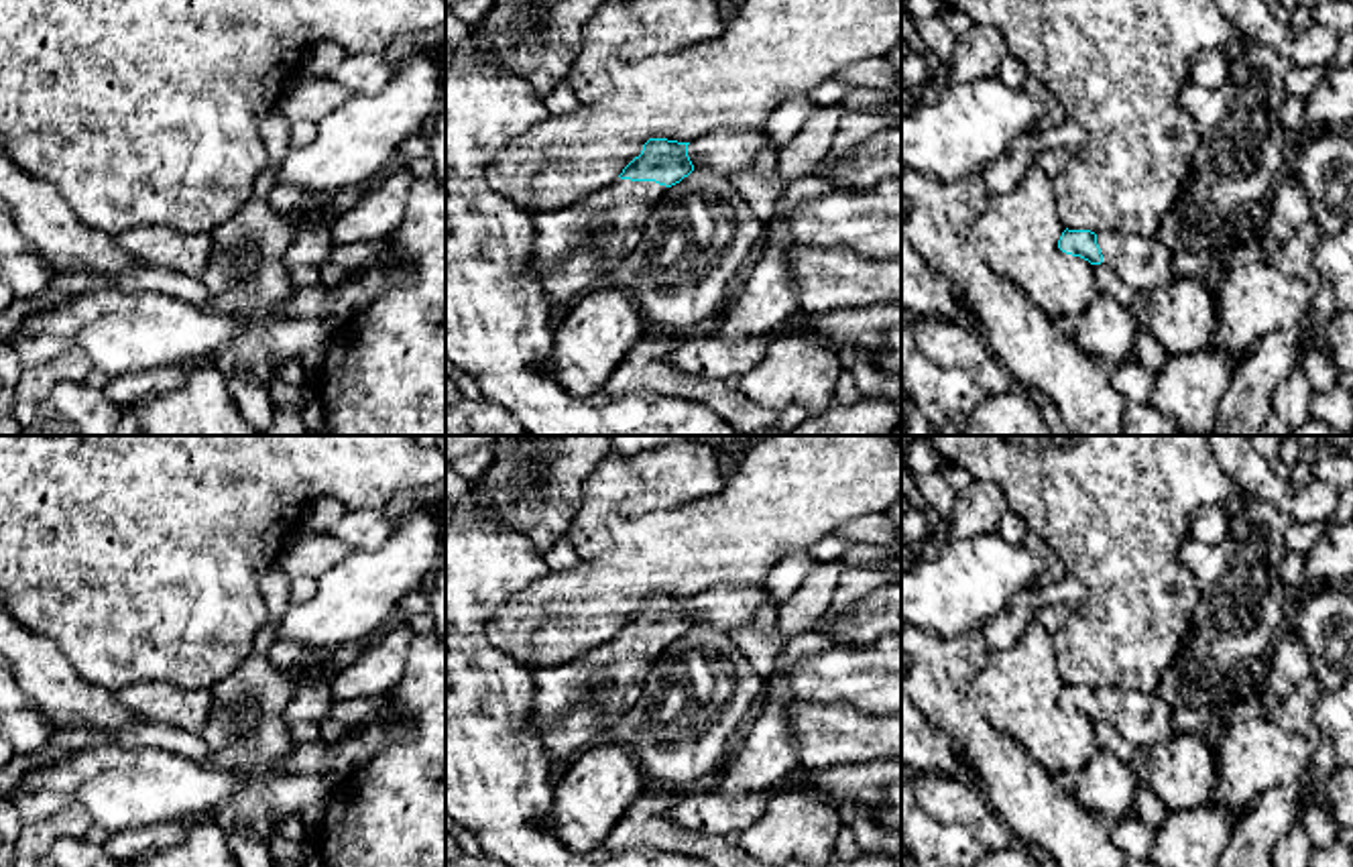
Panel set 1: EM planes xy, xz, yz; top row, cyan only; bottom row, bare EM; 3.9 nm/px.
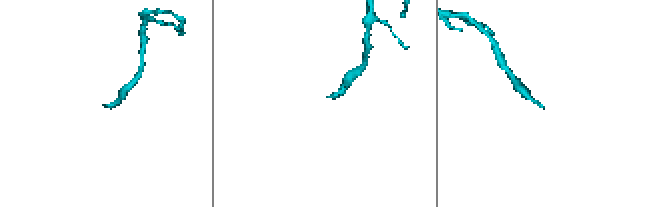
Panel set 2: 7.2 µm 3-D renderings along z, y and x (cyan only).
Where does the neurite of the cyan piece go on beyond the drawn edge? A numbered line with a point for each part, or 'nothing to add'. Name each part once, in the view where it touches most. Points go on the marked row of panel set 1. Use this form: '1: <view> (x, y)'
1: xz (576, 245)

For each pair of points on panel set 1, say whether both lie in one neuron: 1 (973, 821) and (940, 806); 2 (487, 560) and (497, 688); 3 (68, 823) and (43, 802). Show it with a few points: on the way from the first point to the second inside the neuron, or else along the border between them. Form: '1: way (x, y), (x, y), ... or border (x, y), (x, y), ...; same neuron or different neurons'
1: way (965, 813), (959, 806), (949, 806); same neuron
2: way (475, 593), (475, 656); same neuron
3: border (60, 813), (33, 825); different neurons

